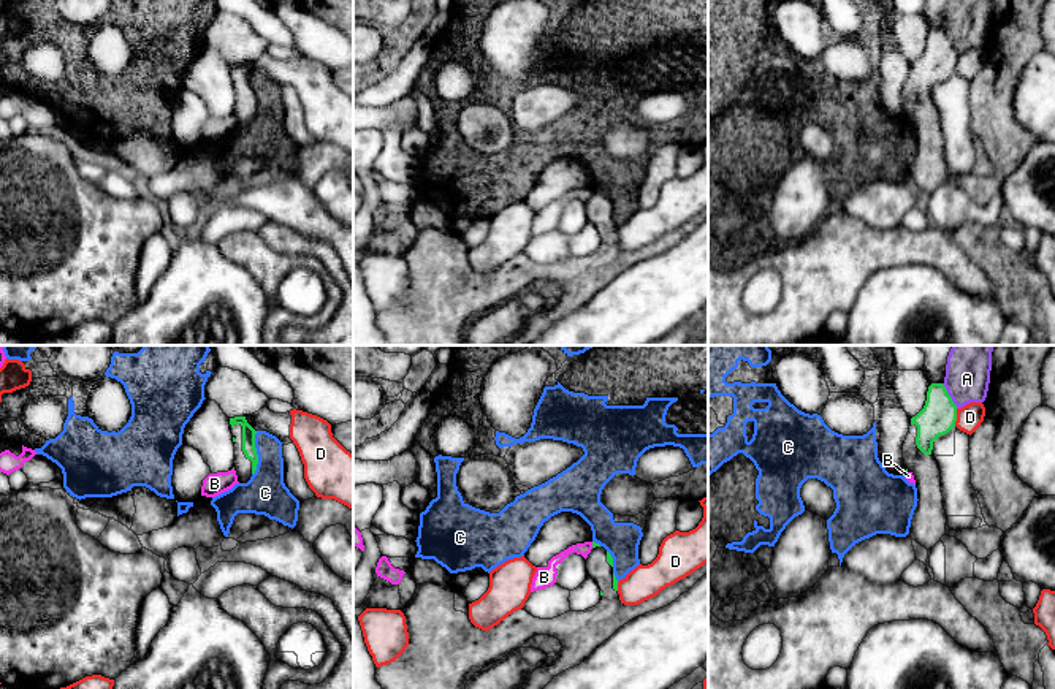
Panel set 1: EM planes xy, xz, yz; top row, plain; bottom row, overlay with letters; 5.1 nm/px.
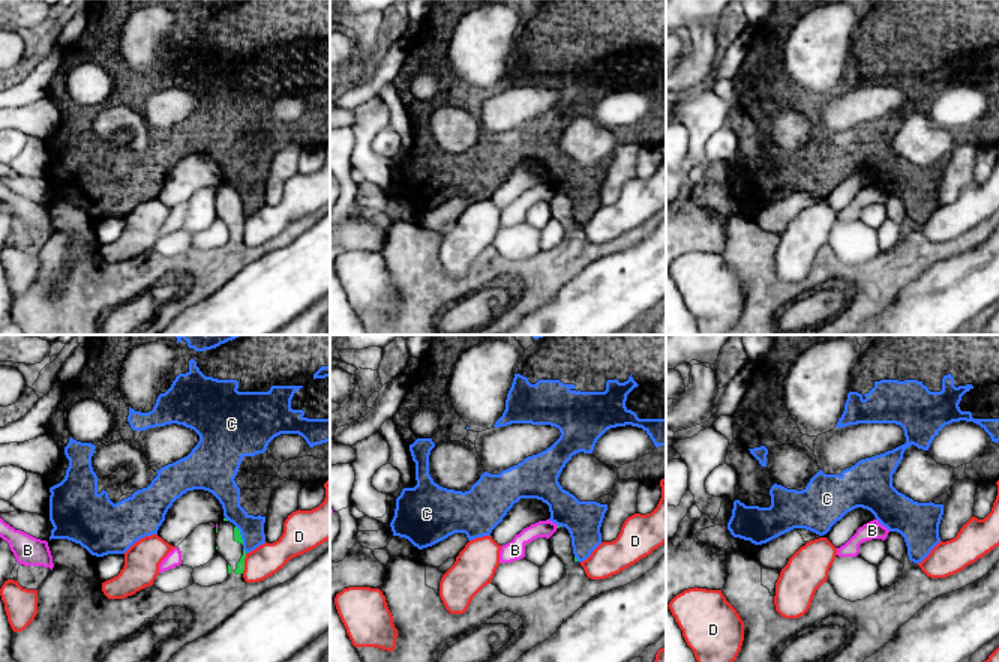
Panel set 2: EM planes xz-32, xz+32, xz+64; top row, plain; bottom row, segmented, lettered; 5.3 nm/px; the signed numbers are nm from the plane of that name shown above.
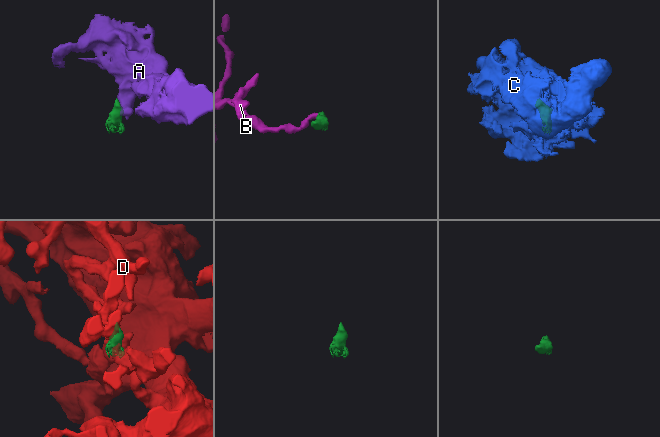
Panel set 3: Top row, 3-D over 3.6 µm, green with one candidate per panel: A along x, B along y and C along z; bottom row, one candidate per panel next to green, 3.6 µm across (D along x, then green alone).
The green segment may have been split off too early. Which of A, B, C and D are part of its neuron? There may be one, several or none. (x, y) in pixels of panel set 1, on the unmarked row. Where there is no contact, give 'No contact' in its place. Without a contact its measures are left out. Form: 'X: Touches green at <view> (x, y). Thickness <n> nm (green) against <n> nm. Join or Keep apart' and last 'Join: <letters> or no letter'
A: Touches green at yz (949, 41). Thickness 180 nm (green) against 220 nm. Keep apart
B: Touches green at xz (593, 190). Thickness 20 nm (green) against 70 nm. Keep apart
C: Touches green at xy (255, 98). Thickness 70 nm (green) against 220 nm. Keep apart
D: Touches green at yz (955, 62). Thickness 180 nm (green) against 130 nm. Keep apart
Join: no letter

